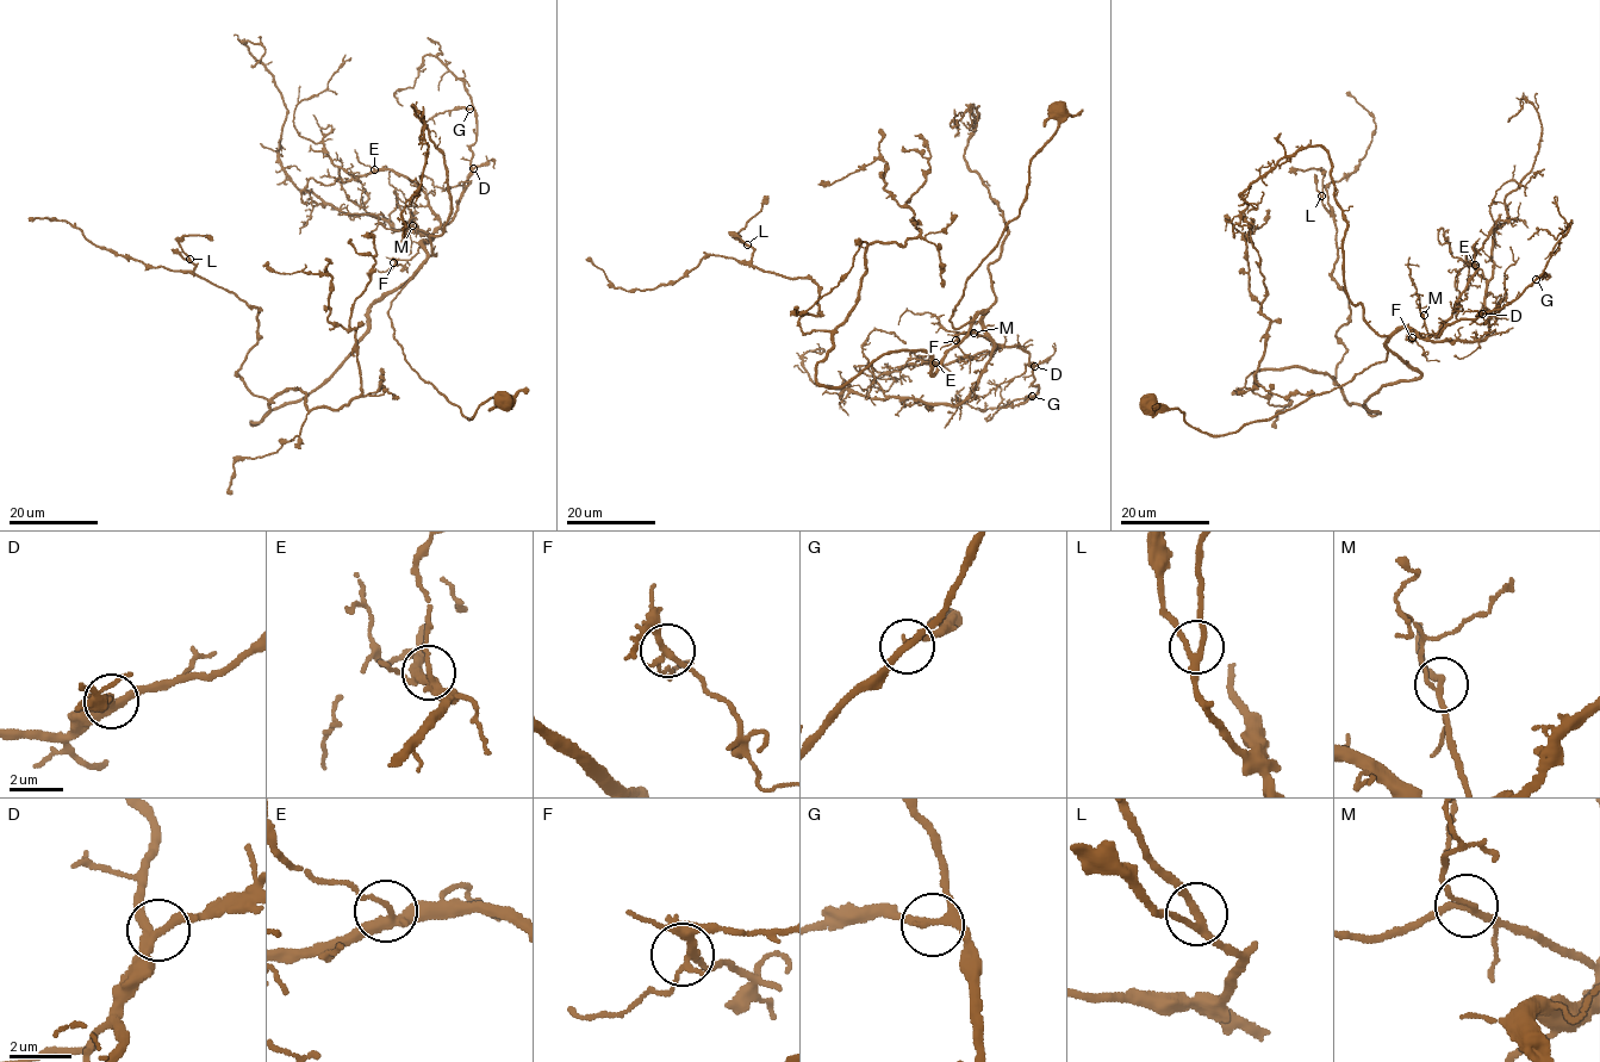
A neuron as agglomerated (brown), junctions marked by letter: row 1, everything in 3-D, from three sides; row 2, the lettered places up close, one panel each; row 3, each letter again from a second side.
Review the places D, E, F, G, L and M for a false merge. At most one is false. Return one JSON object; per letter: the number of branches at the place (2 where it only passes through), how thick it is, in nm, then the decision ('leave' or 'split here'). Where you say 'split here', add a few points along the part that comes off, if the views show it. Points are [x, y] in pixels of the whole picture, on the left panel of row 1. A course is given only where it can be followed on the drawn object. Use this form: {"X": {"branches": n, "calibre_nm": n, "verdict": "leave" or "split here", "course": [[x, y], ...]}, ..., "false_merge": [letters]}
{"D": {"branches": 3, "calibre_nm": 280, "verdict": "leave"}, "E": {"branches": 3, "calibre_nm": 220, "verdict": "leave"}, "F": {"branches": 3, "calibre_nm": 200, "verdict": "leave"}, "G": {"branches": 3, "calibre_nm": 200, "verdict": "leave"}, "L": {"branches": 3, "calibre_nm": 220, "verdict": "leave"}, "M": {"branches": 3, "calibre_nm": 160, "verdict": "leave"}, "false_merge": []}

